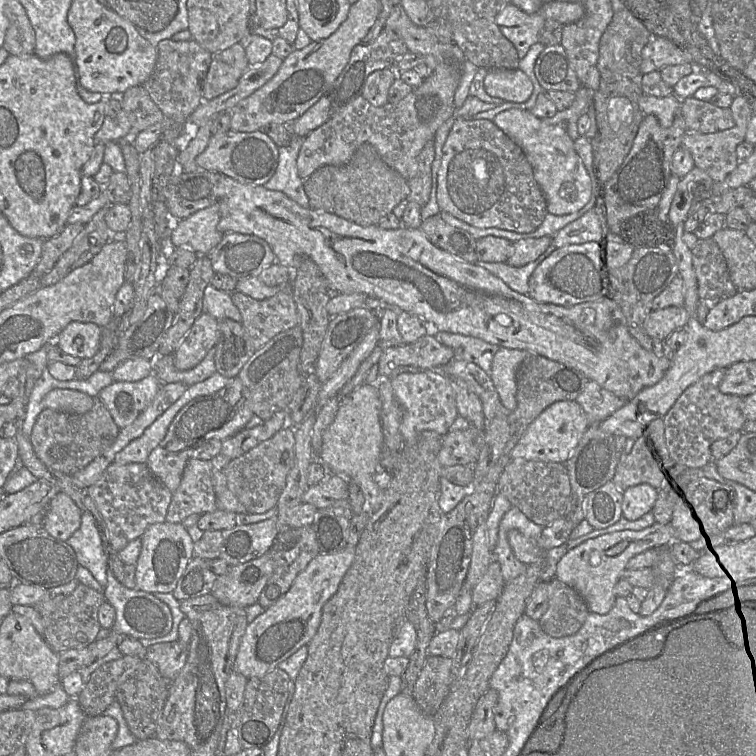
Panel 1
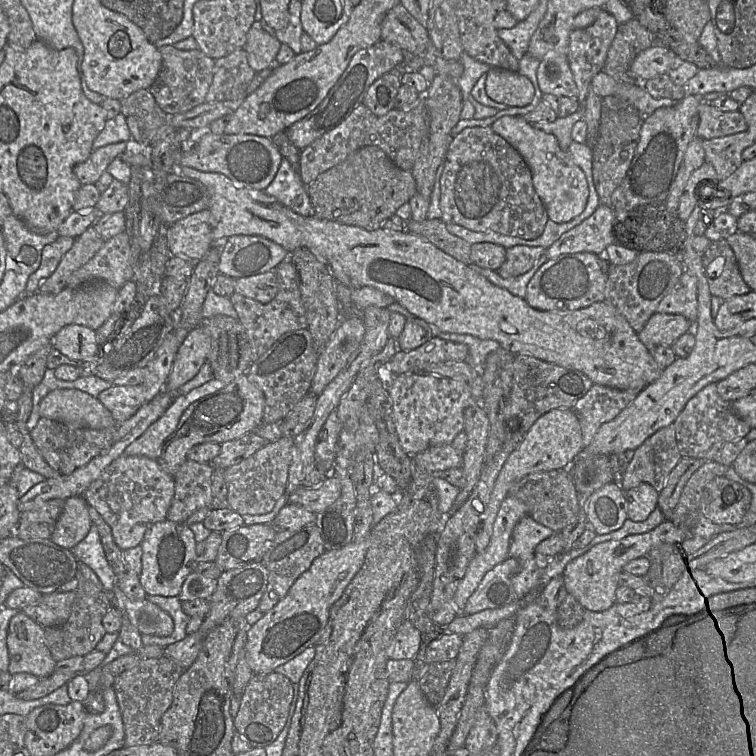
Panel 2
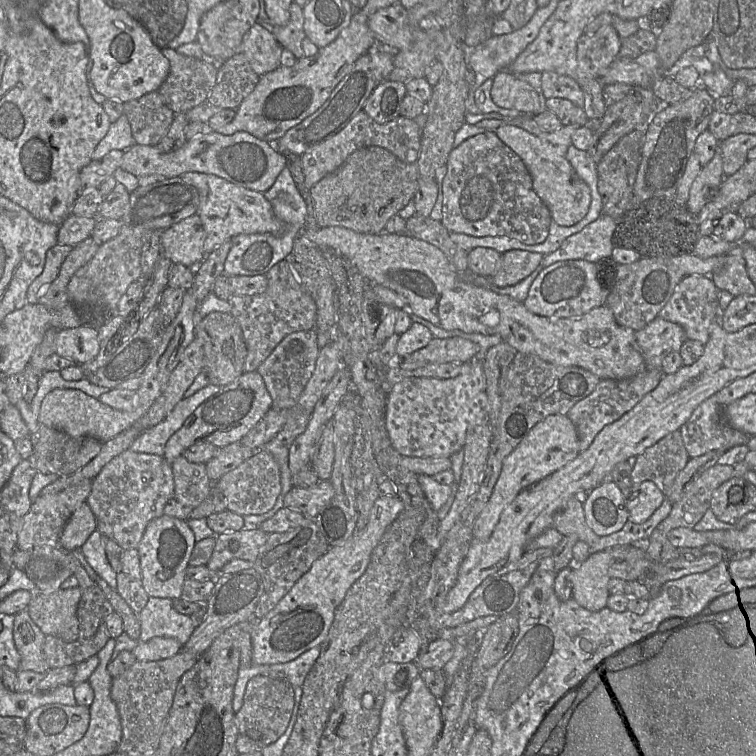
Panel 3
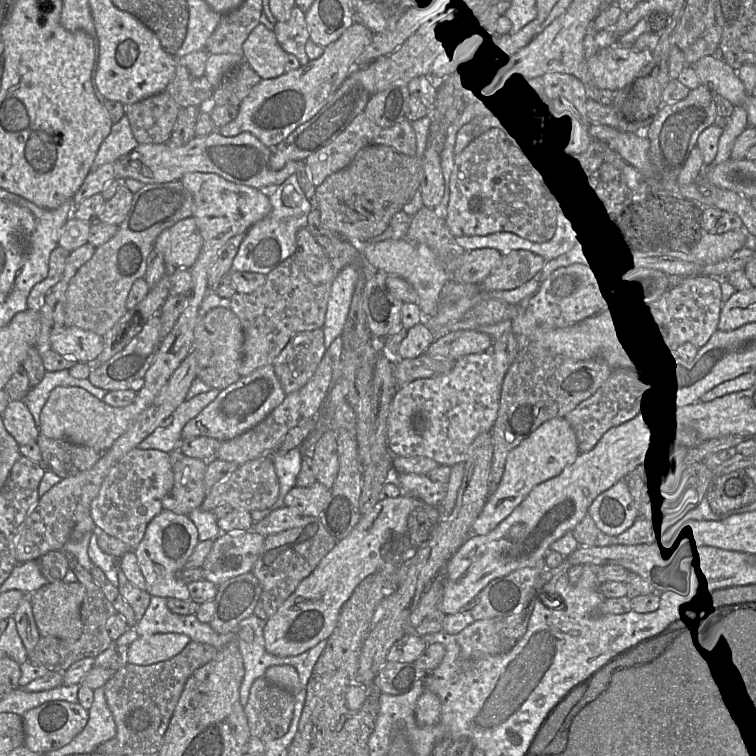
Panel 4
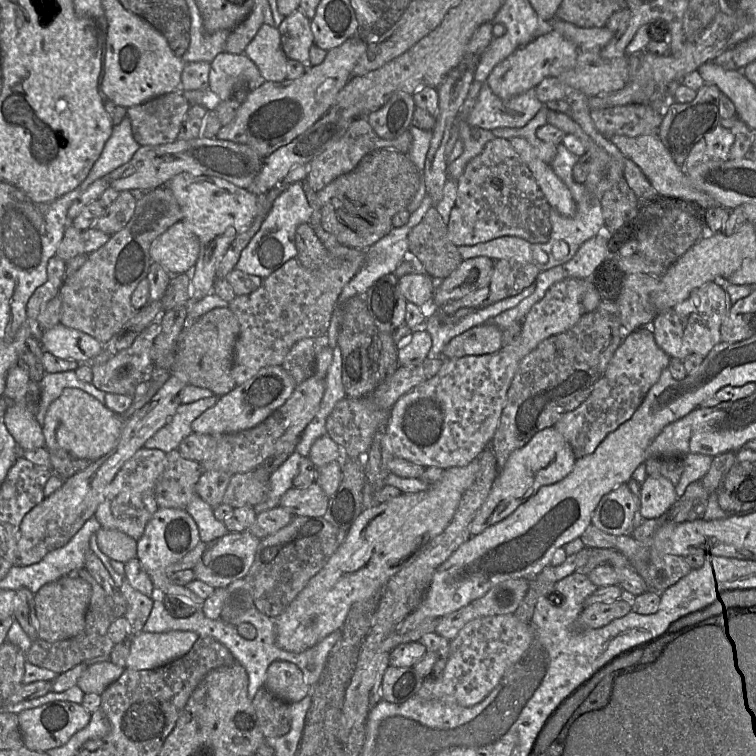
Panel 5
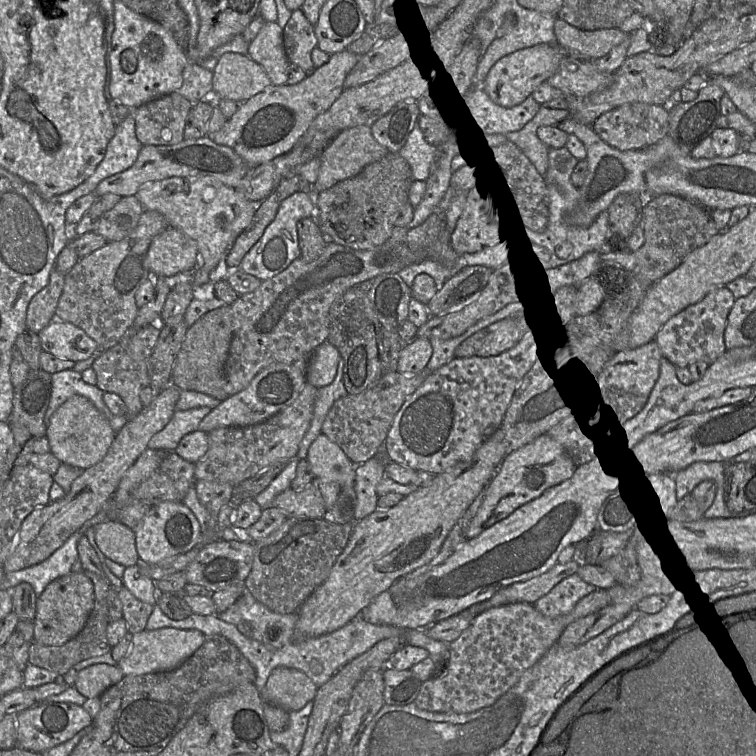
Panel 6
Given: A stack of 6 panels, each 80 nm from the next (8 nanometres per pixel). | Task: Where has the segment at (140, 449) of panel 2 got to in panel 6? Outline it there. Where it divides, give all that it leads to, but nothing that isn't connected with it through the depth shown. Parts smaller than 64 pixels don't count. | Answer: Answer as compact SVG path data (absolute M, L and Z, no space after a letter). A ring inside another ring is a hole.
M209 407L175 410L167 425L150 439L148 448L162 453L175 451L182 437L198 430L200 422L210 411Z

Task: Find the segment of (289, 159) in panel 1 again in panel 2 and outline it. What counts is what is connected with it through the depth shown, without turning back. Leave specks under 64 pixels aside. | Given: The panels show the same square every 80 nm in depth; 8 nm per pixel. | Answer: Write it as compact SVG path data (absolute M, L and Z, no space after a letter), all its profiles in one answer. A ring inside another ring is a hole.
M284 157L275 178L263 191L297 214L313 215L306 185L302 182L298 171Z

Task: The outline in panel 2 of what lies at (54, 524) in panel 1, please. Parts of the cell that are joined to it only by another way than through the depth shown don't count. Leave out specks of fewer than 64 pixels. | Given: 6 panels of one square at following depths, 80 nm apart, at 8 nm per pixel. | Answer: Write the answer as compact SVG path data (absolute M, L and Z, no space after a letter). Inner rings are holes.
M84 496L69 497L65 499L65 505L56 522L51 541L61 547L72 549L87 536L91 527L89 504Z

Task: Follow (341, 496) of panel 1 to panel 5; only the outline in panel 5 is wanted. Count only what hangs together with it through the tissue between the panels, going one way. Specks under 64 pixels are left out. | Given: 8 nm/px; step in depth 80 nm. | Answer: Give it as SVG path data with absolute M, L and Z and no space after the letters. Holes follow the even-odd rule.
M315 482L305 488L288 489L280 498L279 506L295 517L323 517L329 497Z

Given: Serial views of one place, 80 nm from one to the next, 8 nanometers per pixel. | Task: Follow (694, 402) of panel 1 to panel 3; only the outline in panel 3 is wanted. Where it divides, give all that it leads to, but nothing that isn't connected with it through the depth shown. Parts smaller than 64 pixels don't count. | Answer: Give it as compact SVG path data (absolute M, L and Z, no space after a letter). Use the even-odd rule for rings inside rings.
M708 398L680 427L683 444L690 458L710 451L726 451L747 443L750 436L730 425L724 407Z

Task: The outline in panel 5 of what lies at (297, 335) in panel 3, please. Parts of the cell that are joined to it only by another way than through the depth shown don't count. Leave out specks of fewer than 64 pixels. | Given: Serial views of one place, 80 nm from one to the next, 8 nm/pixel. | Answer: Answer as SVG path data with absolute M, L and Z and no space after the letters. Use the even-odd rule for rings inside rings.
M327 335L314 338L304 338L296 342L285 356L281 367L293 378L296 385L314 375L315 362L320 352L328 346Z

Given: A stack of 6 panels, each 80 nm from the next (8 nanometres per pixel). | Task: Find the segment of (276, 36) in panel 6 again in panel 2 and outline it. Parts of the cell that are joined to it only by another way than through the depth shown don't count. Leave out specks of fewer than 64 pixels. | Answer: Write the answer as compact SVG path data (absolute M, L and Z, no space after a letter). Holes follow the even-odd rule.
M255 21L250 28L244 50L250 67L255 72L272 68L282 43L261 28L260 21Z

